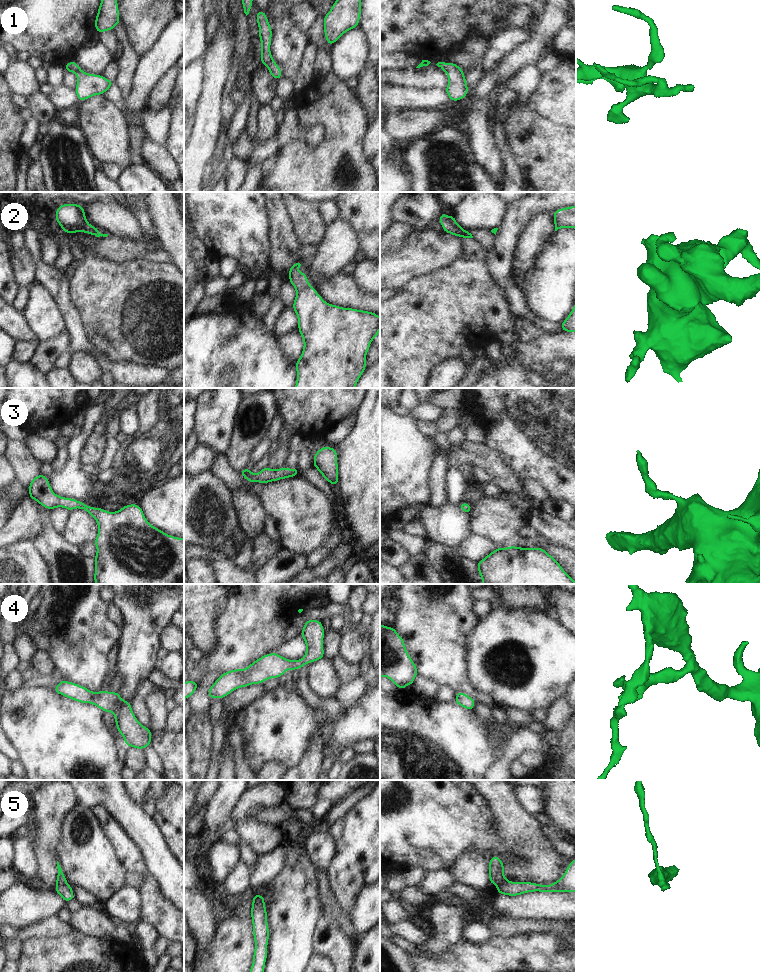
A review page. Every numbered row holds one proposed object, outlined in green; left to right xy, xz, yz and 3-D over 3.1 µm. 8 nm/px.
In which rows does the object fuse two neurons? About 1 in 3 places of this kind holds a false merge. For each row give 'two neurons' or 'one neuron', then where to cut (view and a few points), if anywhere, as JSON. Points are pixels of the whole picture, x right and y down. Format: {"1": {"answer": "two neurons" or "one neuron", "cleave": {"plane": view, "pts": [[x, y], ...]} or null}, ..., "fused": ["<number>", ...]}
{"1": {"answer": "one neuron", "cleave": null}, "2": {"answer": "one neuron", "cleave": null}, "3": {"answer": "one neuron", "cleave": null}, "4": {"answer": "one neuron", "cleave": null}, "5": {"answer": "two neurons", "cleave": {"plane": "xz", "pts": [[264, 897], [259, 903], [255, 903], [252, 900]]}}, "fused": ["5"]}

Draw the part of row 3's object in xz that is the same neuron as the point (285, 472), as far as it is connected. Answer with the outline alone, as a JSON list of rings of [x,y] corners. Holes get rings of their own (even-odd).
[[[267,466],[259,471],[256,475],[254,475],[249,468],[241,470],[240,473],[248,482],[265,484],[268,482],[278,481],[280,479],[296,477],[299,474],[299,470],[297,467],[293,469],[282,467],[281,469],[271,470],[269,466]]]

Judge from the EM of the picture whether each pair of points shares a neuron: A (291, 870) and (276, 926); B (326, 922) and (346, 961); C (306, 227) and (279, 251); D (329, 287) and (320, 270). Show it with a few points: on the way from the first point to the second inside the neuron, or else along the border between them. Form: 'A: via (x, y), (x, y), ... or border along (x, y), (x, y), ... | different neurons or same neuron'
A: via (291, 884), (291, 905), (284, 912) | same neuron
B: via (330, 932), (331, 941), (340, 951) | same neuron
C: border along (287, 214), (293, 234), (301, 244) | different neurons
D: border along (341, 272), (322, 277), (318, 281), (316, 289) | different neurons

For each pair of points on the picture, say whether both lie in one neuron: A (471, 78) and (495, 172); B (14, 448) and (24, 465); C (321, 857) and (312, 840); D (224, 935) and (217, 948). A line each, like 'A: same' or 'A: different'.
A: different
B: same
C: same
D: same

